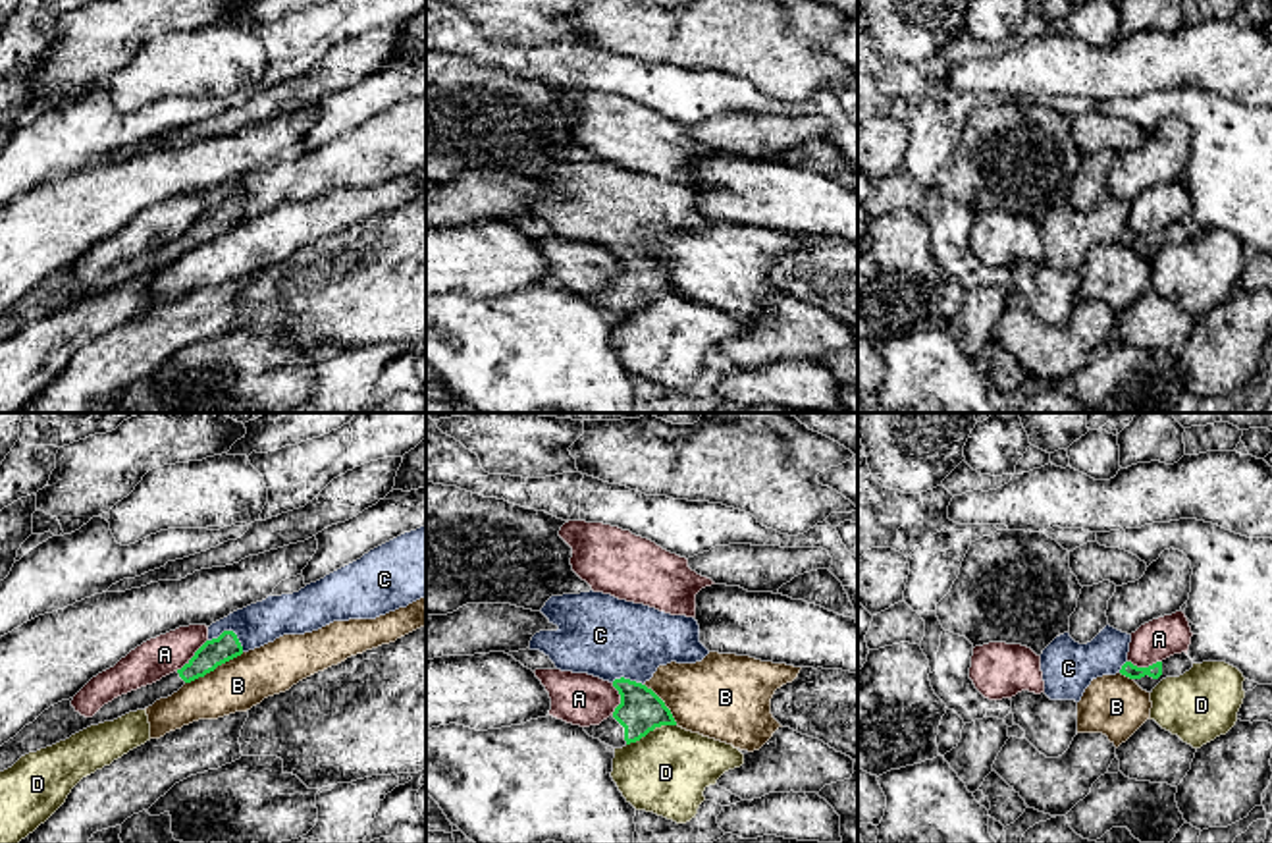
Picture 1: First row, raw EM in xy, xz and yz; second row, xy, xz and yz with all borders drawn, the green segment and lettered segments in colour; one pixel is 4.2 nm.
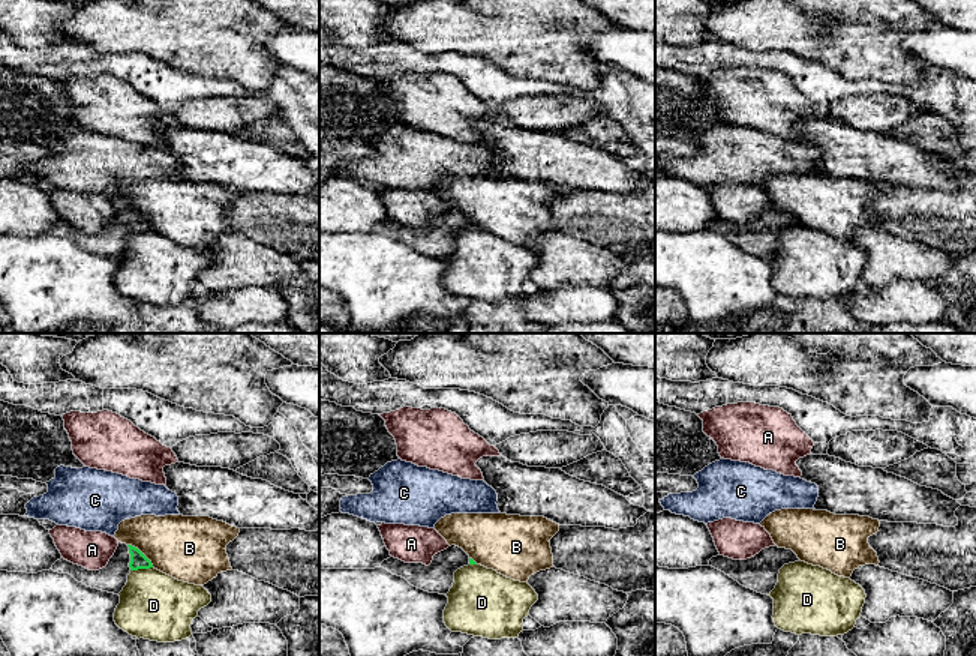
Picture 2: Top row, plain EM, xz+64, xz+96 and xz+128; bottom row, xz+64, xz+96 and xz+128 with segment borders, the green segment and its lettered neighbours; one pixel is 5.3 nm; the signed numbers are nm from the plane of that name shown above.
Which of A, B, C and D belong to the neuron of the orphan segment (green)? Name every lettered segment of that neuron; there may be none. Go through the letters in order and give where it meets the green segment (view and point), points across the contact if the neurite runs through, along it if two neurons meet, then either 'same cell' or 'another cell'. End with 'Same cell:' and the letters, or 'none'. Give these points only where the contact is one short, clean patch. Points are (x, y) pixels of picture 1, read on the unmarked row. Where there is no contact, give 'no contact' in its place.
A: meets green in xy at (193, 224); another cell
B: meets green in xy at (214, 236); another cell
C: meets green in xy at (230, 199); another cell
D: meets green in xz at (650, 298); another cell
Same cell: none

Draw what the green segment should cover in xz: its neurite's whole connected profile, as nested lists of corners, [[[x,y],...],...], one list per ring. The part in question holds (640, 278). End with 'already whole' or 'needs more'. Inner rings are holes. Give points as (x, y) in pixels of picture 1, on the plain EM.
[[[621,245],[613,249],[613,255],[621,262],[621,272],[599,293],[584,295],[590,305],[613,316],[623,316],[655,295],[676,293],[665,270],[646,253]]]; needs more

